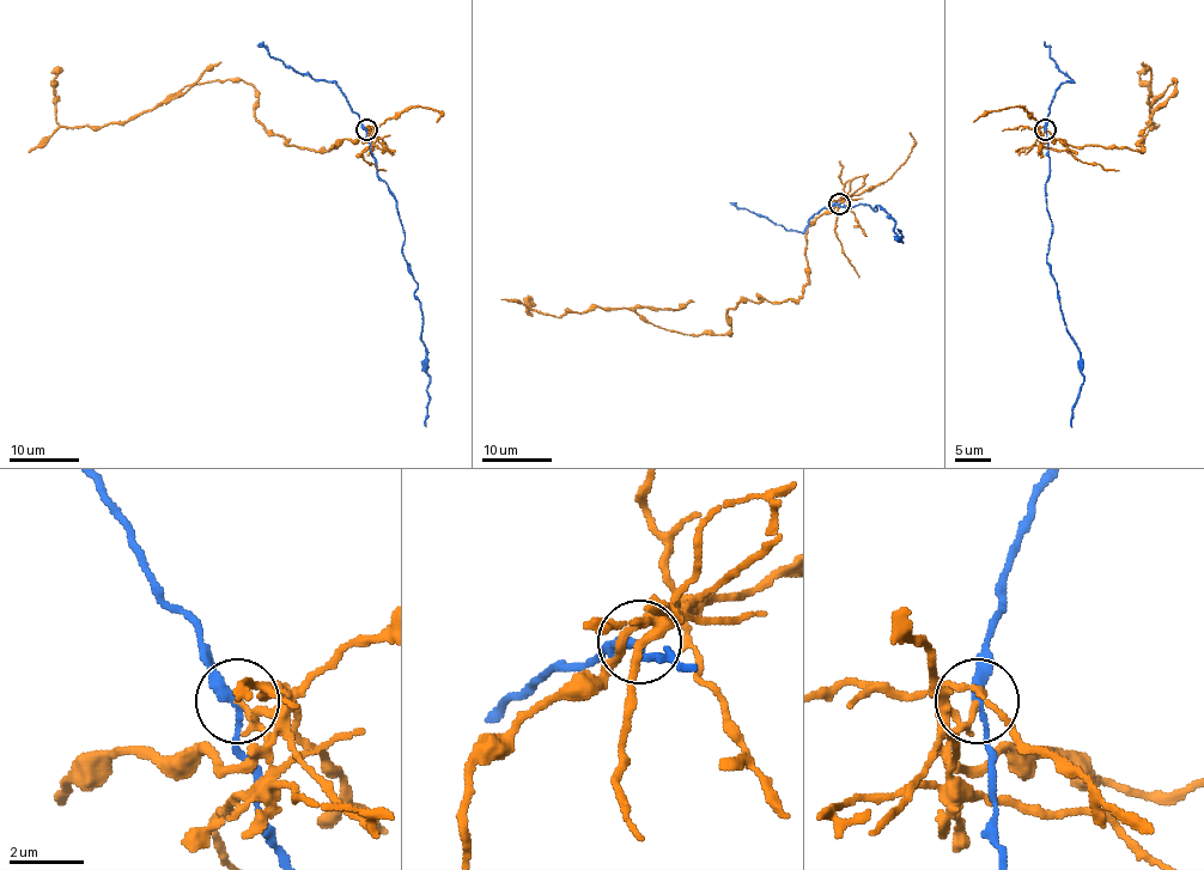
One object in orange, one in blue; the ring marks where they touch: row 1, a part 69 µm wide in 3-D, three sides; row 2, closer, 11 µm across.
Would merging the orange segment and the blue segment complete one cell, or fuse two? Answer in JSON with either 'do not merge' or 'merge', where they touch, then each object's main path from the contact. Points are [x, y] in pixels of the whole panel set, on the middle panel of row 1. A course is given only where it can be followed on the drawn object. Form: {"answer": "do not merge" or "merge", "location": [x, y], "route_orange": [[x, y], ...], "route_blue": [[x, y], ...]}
{"answer": "do not merge", "location": [839, 204], "route_orange": [[838, 204], [807, 229], [796, 299], [742, 300], [724, 334], [666, 330], [627, 308], [559, 316], [529, 304]], "route_blue": [[838, 204], [849, 207], [867, 204], [875, 211], [879, 206], [893, 218], [901, 242], [898, 229]]}

